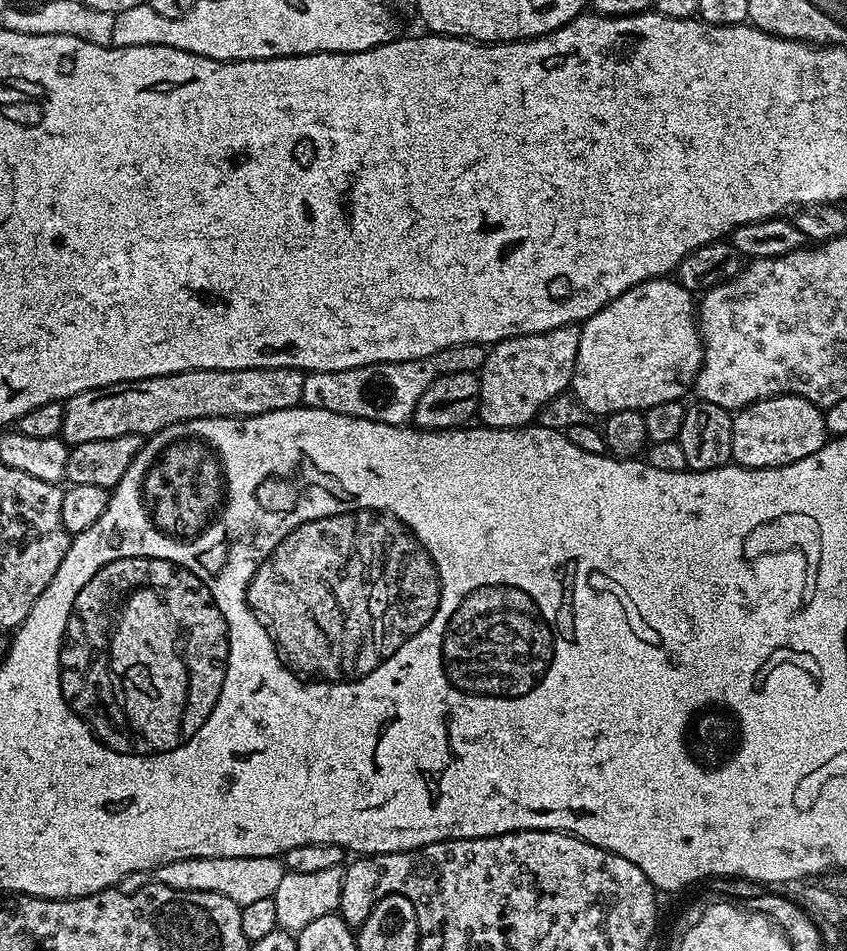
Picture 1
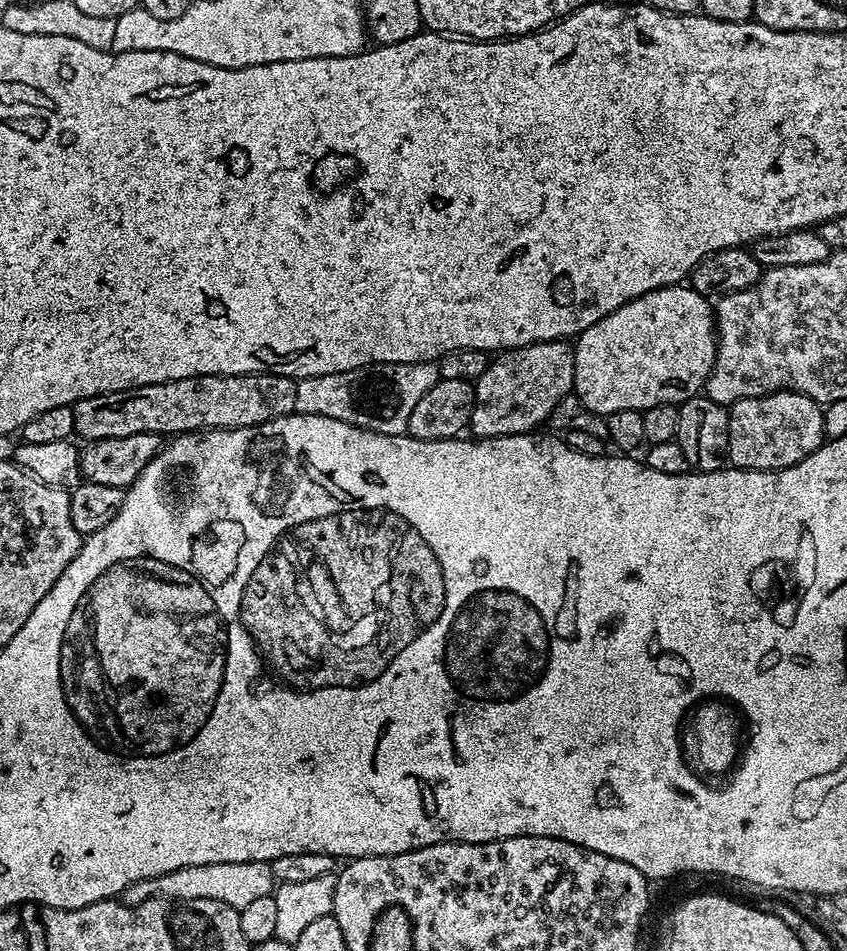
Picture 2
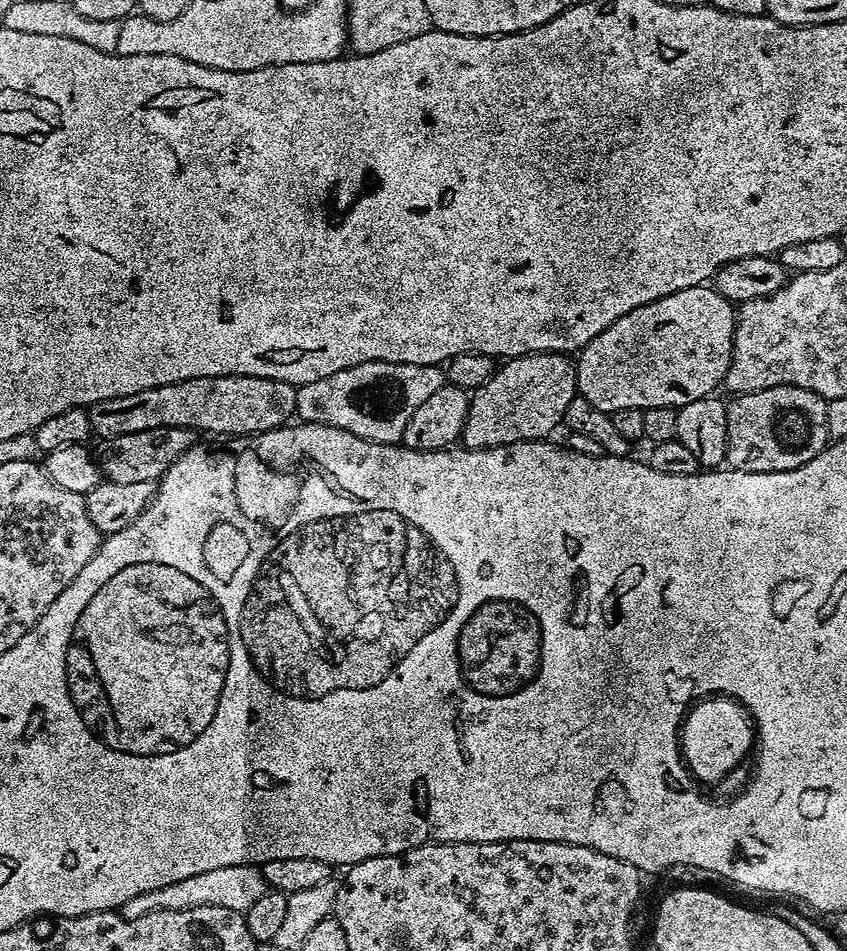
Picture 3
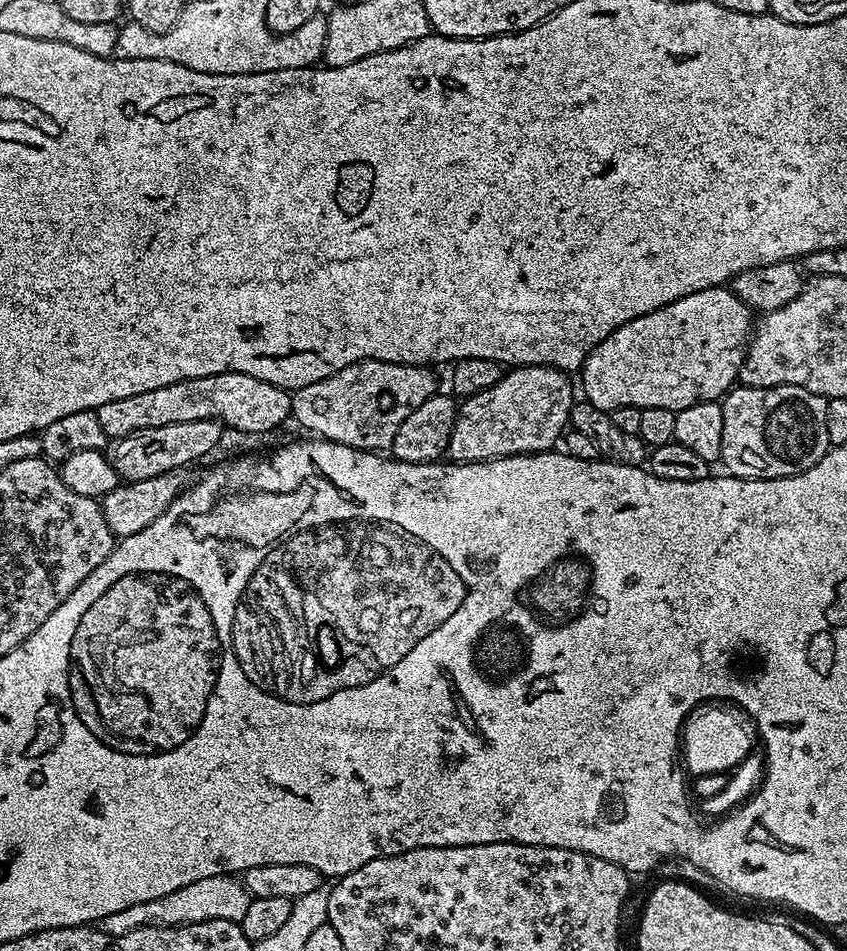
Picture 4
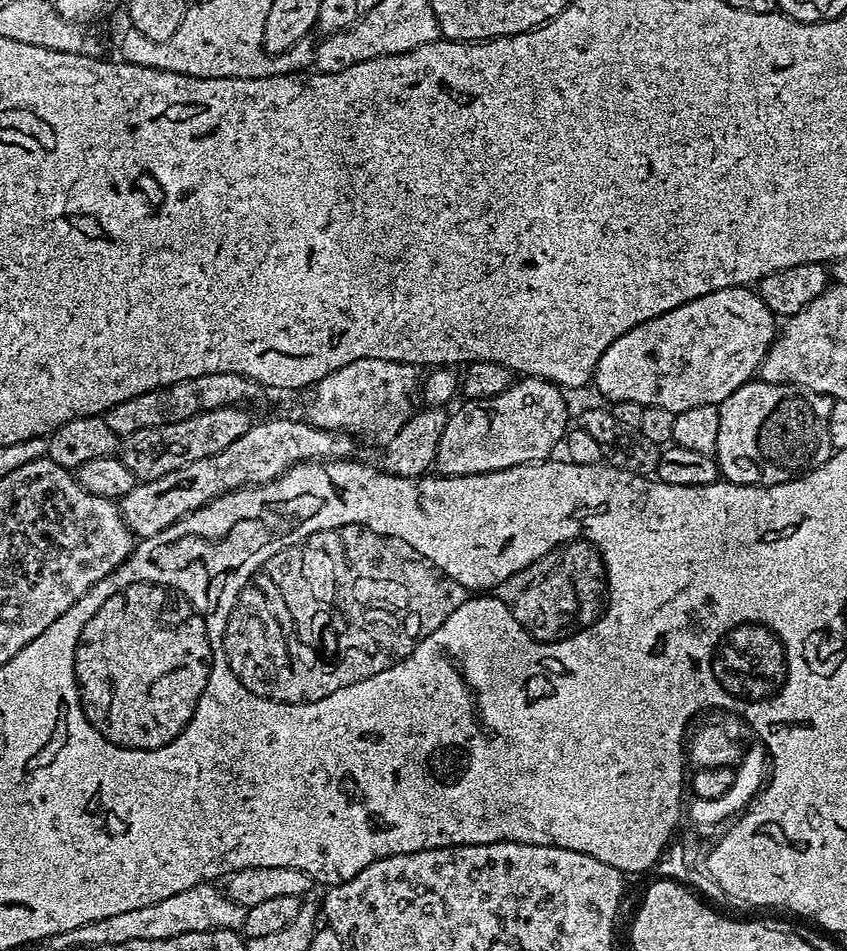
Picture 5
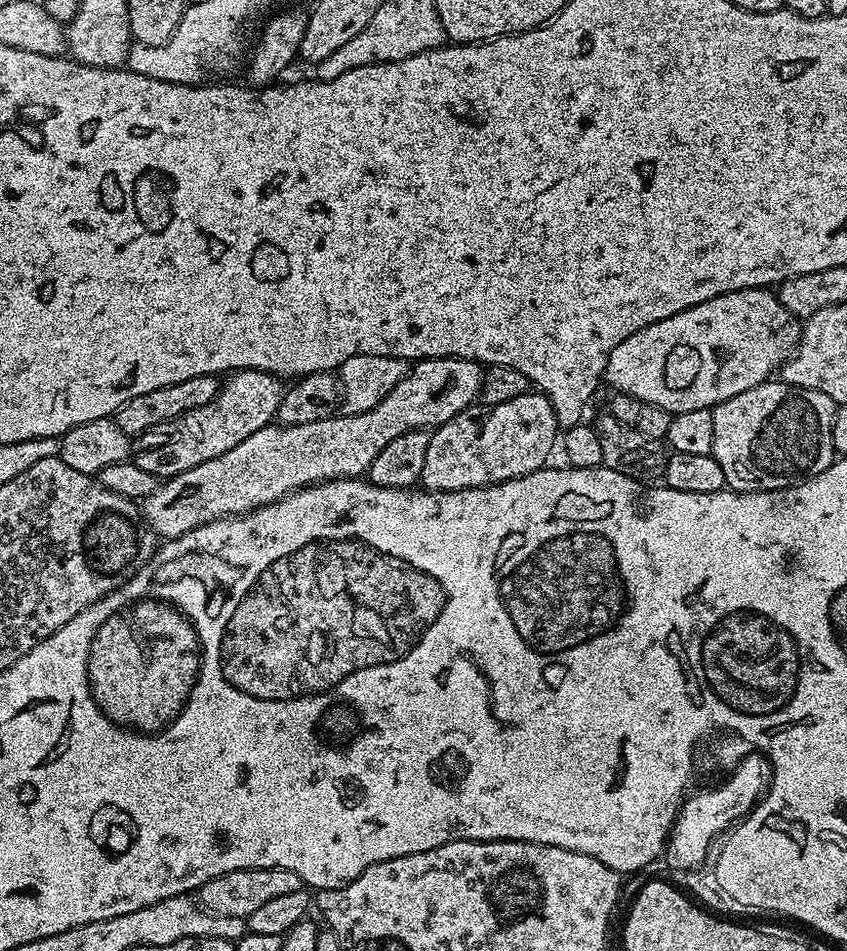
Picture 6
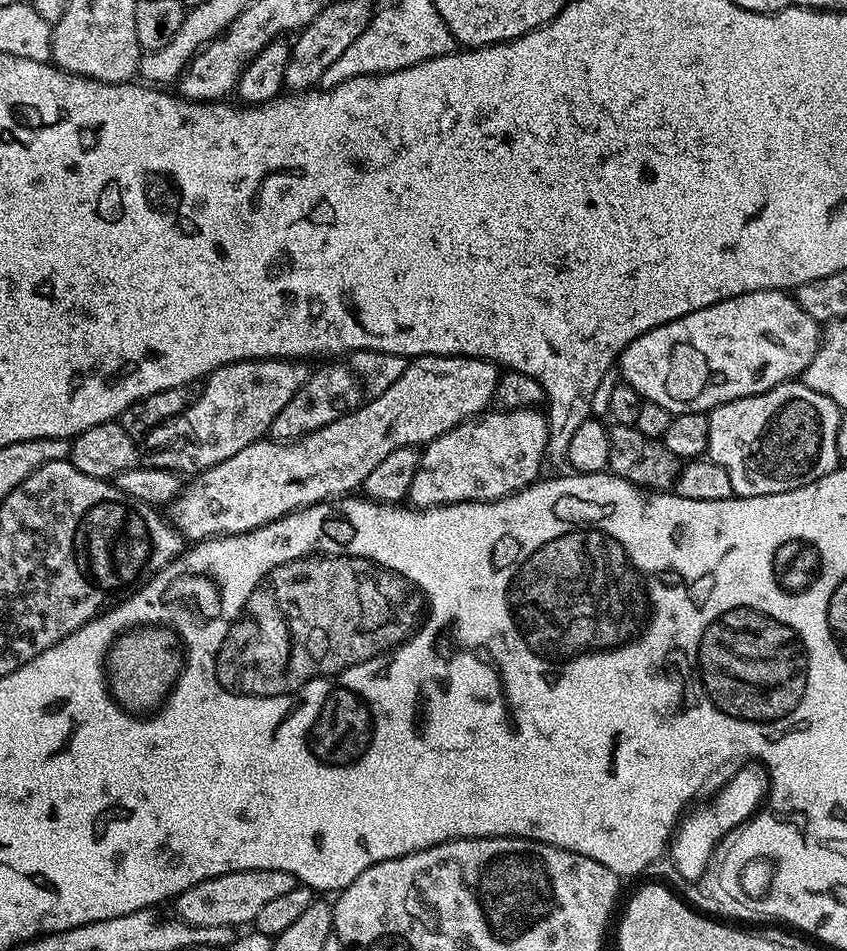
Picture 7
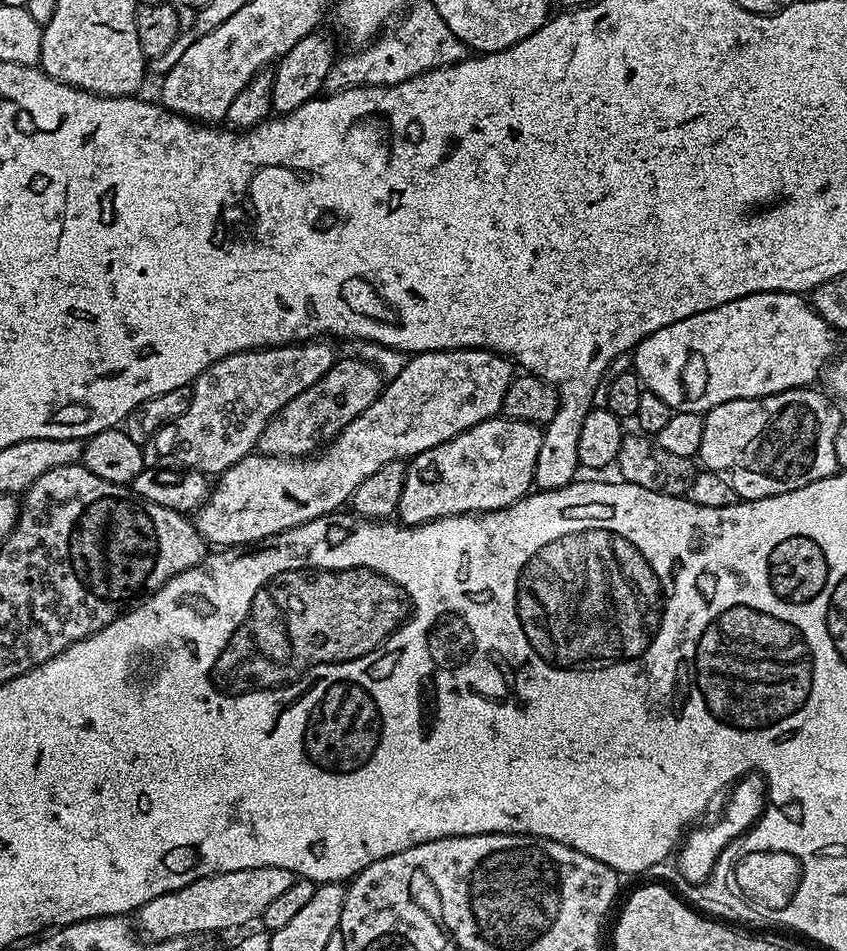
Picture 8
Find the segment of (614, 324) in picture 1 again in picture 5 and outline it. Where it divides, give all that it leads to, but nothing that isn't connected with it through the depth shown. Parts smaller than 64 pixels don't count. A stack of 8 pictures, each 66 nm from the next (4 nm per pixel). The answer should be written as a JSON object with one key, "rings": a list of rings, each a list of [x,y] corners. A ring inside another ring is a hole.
{"rings":[[[751,287],[727,288],[710,294],[702,294],[658,318],[650,318],[634,326],[622,338],[610,342],[598,358],[594,388],[608,402],[638,402],[649,408],[657,404],[662,410],[681,412],[690,406],[719,406],[734,390],[748,383],[759,373],[760,364],[766,358],[778,335],[778,317],[762,302]]]}

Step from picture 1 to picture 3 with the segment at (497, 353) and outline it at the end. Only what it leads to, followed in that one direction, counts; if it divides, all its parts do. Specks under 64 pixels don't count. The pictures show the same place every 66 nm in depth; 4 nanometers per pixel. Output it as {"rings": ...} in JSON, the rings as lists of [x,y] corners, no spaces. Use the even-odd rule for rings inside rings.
{"rings":[[[535,352],[505,359],[492,377],[471,393],[462,433],[466,448],[493,448],[542,440],[564,423],[566,406],[577,396],[576,365],[562,352]]]}

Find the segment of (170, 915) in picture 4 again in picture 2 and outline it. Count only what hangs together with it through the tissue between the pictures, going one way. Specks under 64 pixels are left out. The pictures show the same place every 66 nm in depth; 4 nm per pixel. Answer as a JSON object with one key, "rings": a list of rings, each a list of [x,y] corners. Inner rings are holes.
{"rings":[[[210,862],[210,866],[182,866],[170,874],[134,882],[122,894],[123,903],[129,908],[147,900],[193,900],[194,898],[214,898],[214,902],[226,902],[226,906],[237,910],[245,908],[257,898],[273,895],[278,882],[272,877],[271,863],[262,862]]]}

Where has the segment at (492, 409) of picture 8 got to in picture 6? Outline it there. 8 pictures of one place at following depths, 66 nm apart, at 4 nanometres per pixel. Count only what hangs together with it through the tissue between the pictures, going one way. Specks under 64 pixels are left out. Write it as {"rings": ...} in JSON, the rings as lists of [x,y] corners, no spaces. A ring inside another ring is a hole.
{"rings":[[[455,356],[441,360],[418,360],[409,367],[404,380],[398,382],[376,408],[364,413],[333,414],[318,422],[305,424],[266,425],[255,434],[250,434],[234,450],[226,450],[226,454],[218,454],[218,458],[210,458],[210,462],[202,462],[194,466],[194,470],[186,470],[177,476],[169,476],[157,483],[154,494],[150,494],[142,502],[142,516],[148,524],[164,536],[165,541],[177,540],[182,534],[194,530],[203,524],[222,520],[229,516],[238,516],[250,512],[254,508],[262,508],[266,504],[274,504],[283,496],[307,488],[310,484],[323,484],[326,480],[346,480],[360,478],[367,473],[369,466],[378,458],[385,446],[394,442],[400,434],[410,430],[435,430],[440,425],[450,422],[454,414],[473,407],[480,395],[480,387],[484,381],[484,368],[474,360],[458,360]]]}

